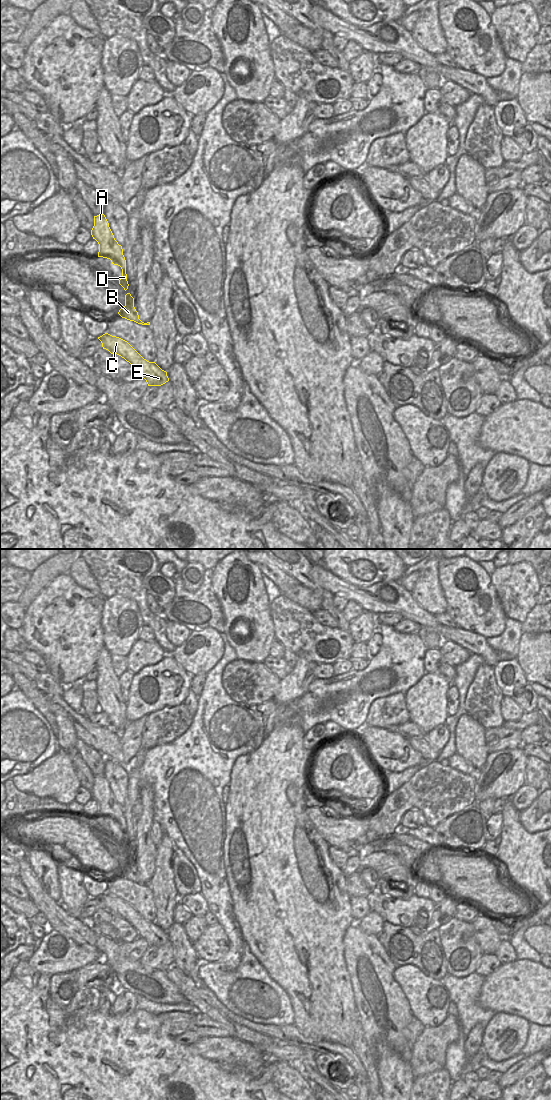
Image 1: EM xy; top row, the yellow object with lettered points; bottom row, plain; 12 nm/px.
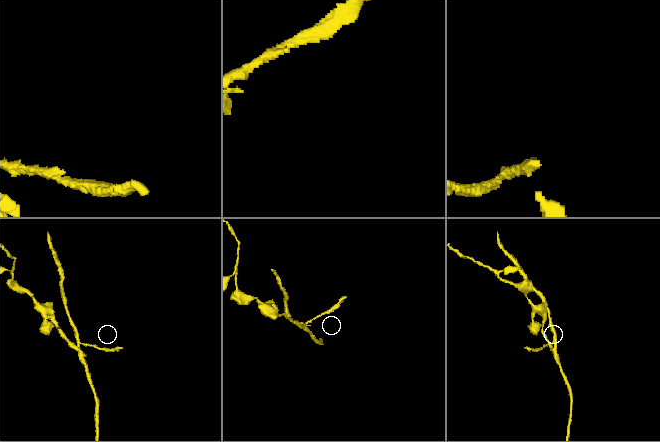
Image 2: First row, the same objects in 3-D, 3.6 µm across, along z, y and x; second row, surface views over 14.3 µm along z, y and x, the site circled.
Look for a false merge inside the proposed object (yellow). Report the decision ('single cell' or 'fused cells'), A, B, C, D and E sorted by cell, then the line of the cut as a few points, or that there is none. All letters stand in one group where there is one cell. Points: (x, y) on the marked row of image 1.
fused cells | A B D / C E | xy (138, 372), (141, 376)

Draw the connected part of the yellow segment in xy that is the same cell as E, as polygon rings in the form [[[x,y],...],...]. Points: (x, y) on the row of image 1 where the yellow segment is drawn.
[[[108,333],[98,337],[103,349],[111,354],[117,354],[129,362],[144,378],[148,386],[161,386],[169,381],[167,372],[162,370],[155,362],[144,359],[127,341]]]

